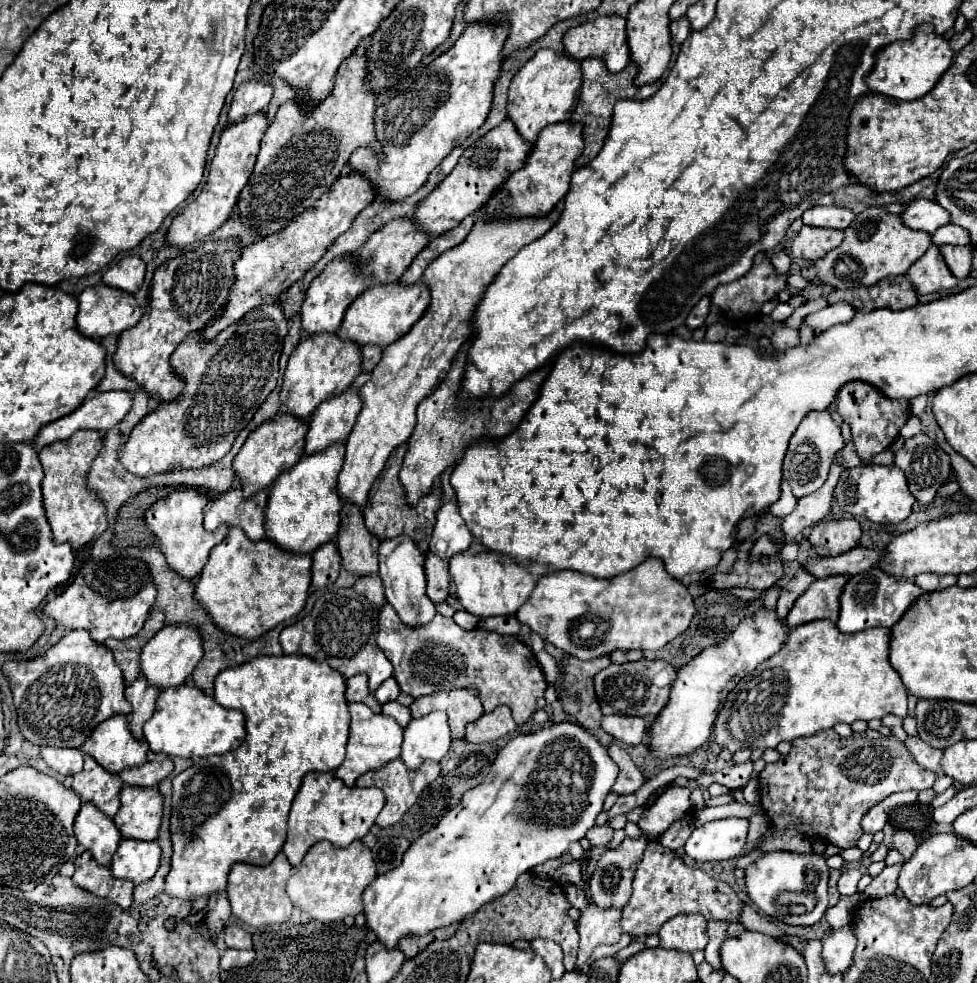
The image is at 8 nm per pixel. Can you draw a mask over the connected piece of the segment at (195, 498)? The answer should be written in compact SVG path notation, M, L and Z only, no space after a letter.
M185 488L185 490L173 492L173 494L157 500L145 514L147 526L155 534L161 550L165 552L167 564L171 568L175 568L175 572L187 580L193 580L197 574L201 574L201 570L209 558L209 552L227 534L227 526L219 526L219 530L215 530L215 532L203 530L203 510L205 510L207 502L209 502L209 498L205 492Z

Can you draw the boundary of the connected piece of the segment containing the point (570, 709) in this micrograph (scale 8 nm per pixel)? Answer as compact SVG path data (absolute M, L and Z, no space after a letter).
M565 656L561 660L561 694L559 700L563 710L573 716L583 728L599 730L601 728L601 710L593 690L593 676L611 664L609 656L597 660L577 660Z

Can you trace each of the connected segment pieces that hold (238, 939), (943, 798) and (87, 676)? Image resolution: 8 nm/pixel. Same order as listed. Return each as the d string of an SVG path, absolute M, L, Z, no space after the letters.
M237 924L225 926L223 928L223 936L225 936L227 948L243 948L243 950L251 950L253 948L251 934L245 932L243 928L237 928Z
M953 784L953 786L949 786L945 792L937 794L937 796L931 800L931 806L933 806L933 808L937 808L937 806L945 806L945 804L947 804L947 802L957 794L957 792L959 792L959 788L957 788L955 784Z
M71 630L43 656L33 660L9 660L3 672L11 682L21 734L39 746L81 748L87 736L115 714L131 714L125 700L123 672L105 644L89 640L85 630Z

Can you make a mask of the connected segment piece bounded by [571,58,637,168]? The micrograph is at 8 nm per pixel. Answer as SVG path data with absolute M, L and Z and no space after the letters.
M587 58L581 62L581 68L583 68L583 88L581 88L581 96L579 96L579 102L575 106L575 112L571 116L573 122L583 122L583 140L585 140L585 150L583 154L577 158L575 166L581 168L585 164L589 164L597 154L599 150L603 148L603 142L609 134L609 126L611 126L611 114L613 114L613 106L615 102L621 98L621 92L633 84L635 76L637 76L637 66L635 62L631 62L627 68L623 68L619 74L611 74L603 62L599 62L599 58Z

